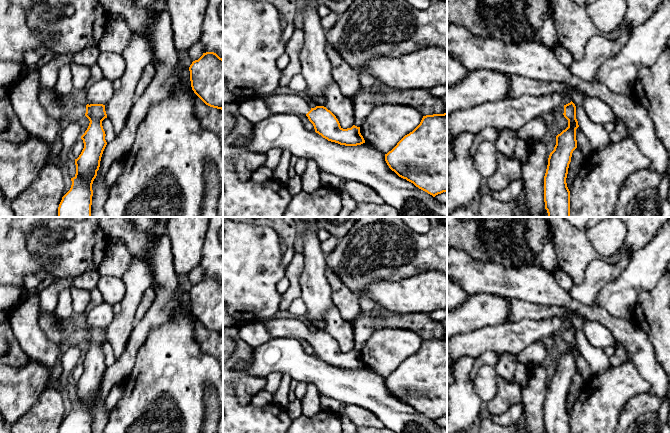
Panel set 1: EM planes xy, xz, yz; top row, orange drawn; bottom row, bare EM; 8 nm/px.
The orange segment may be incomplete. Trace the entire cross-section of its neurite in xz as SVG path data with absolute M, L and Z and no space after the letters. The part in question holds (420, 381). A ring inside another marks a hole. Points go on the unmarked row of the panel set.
M447 337L423 340L420 348L385 378L385 385L399 401L433 421L447 416Z

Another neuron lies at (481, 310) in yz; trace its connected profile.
M492 294L470 296L460 307L447 309L447 340L458 334L505 323L509 313L509 298Z

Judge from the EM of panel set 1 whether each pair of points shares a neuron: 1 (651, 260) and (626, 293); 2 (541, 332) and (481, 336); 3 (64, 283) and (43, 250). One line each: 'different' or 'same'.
1: same
2: same
3: different

